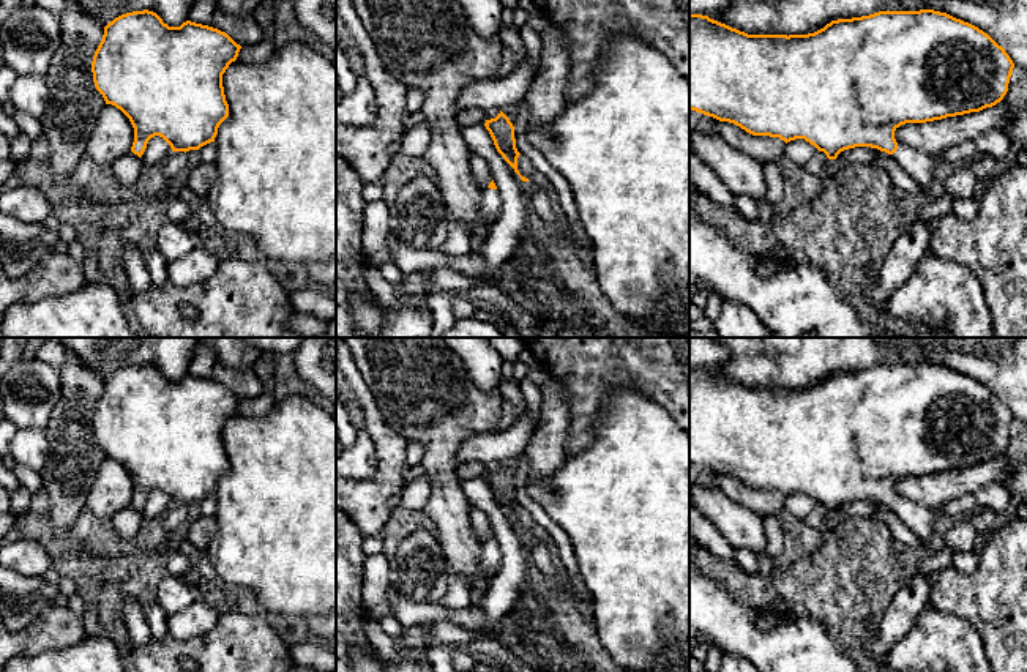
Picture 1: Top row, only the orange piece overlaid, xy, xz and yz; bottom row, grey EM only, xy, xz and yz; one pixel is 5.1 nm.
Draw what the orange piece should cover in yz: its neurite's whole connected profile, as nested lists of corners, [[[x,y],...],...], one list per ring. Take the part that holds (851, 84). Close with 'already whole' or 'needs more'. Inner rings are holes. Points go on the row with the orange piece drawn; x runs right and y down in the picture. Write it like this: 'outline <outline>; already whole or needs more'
outline [[[934,9],[920,11],[879,11],[869,16],[838,19],[827,24],[823,28],[808,35],[748,35],[726,24],[710,19],[702,14],[689,14],[689,109],[719,121],[729,121],[753,136],[779,137],[786,144],[795,139],[805,139],[819,151],[823,151],[828,159],[836,159],[844,150],[855,147],[871,147],[891,155],[898,164],[923,188],[940,186],[936,181],[936,162],[931,156],[901,145],[894,139],[894,131],[906,123],[926,123],[947,117],[980,112],[992,107],[1003,99],[1008,91],[1010,77],[1014,63],[1002,46],[999,46],[988,33],[978,27],[956,19],[947,13]]]; needs more

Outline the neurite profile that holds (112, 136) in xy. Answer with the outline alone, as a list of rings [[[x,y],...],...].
[[[106,104],[95,121],[85,145],[85,156],[99,166],[112,166],[131,151],[134,128],[129,118],[115,106]]]

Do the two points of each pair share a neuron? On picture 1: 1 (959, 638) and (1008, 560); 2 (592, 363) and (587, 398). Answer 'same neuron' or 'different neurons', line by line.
1: different neurons
2: same neuron

